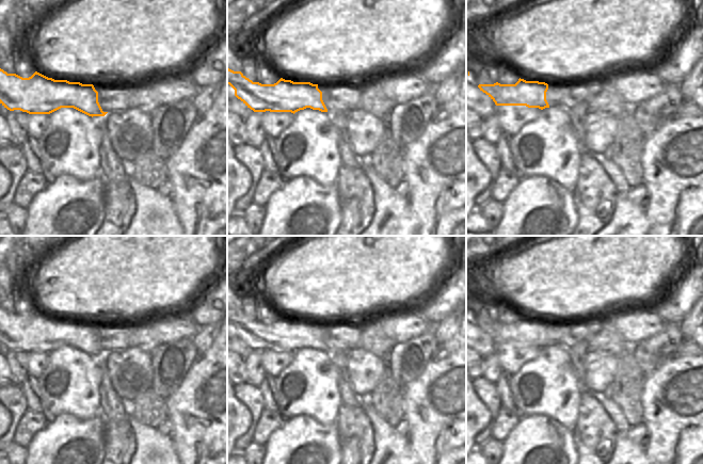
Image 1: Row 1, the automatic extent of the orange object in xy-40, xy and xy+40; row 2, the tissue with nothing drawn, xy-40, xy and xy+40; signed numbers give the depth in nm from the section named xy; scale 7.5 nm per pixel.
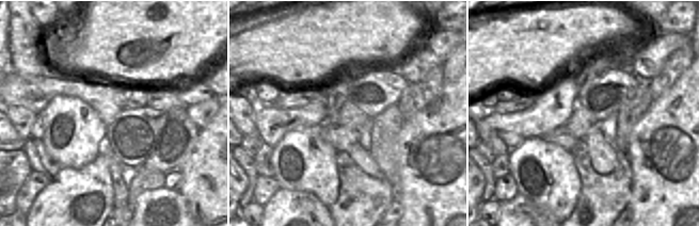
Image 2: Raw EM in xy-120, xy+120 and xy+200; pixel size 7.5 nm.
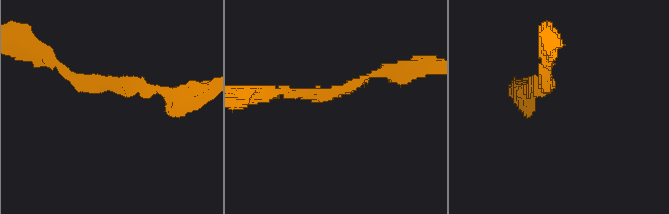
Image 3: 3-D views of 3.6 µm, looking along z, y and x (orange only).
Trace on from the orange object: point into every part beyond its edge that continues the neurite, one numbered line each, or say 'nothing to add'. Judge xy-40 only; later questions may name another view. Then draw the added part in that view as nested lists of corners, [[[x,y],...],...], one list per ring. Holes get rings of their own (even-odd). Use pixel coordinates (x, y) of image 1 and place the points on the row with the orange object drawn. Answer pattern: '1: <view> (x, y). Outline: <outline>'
nothing to add

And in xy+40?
nothing to add

